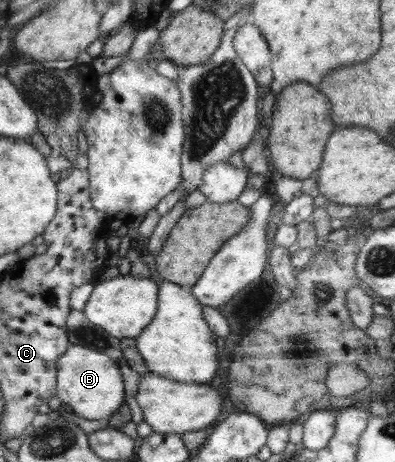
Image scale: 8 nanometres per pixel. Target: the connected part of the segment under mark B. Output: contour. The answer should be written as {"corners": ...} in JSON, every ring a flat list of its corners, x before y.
{"corners":[[70,345,57,359,57,396,84,419,109,419,124,404,125,387,118,363,109,352]]}

